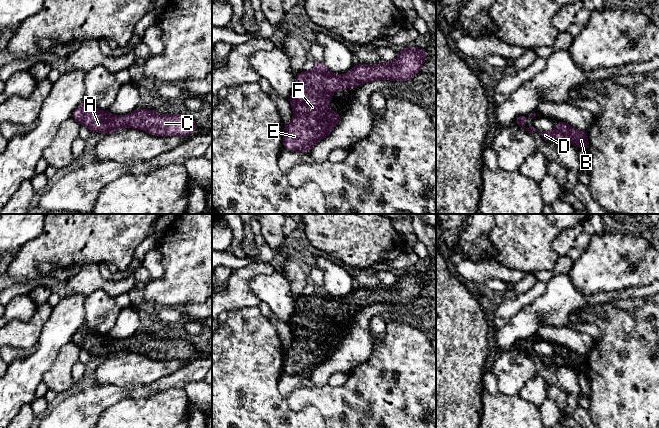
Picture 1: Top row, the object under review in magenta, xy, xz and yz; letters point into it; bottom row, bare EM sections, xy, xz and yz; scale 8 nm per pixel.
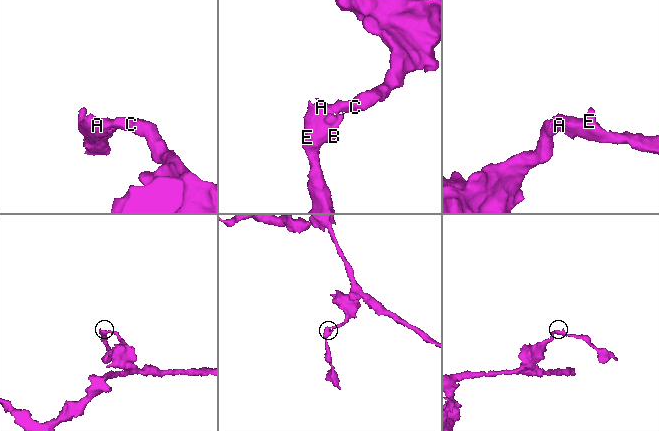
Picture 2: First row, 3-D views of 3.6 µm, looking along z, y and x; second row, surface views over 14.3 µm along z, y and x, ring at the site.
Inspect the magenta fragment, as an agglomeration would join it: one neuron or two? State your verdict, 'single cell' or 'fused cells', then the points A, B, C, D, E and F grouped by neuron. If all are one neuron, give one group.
single cell | A B C D E F

